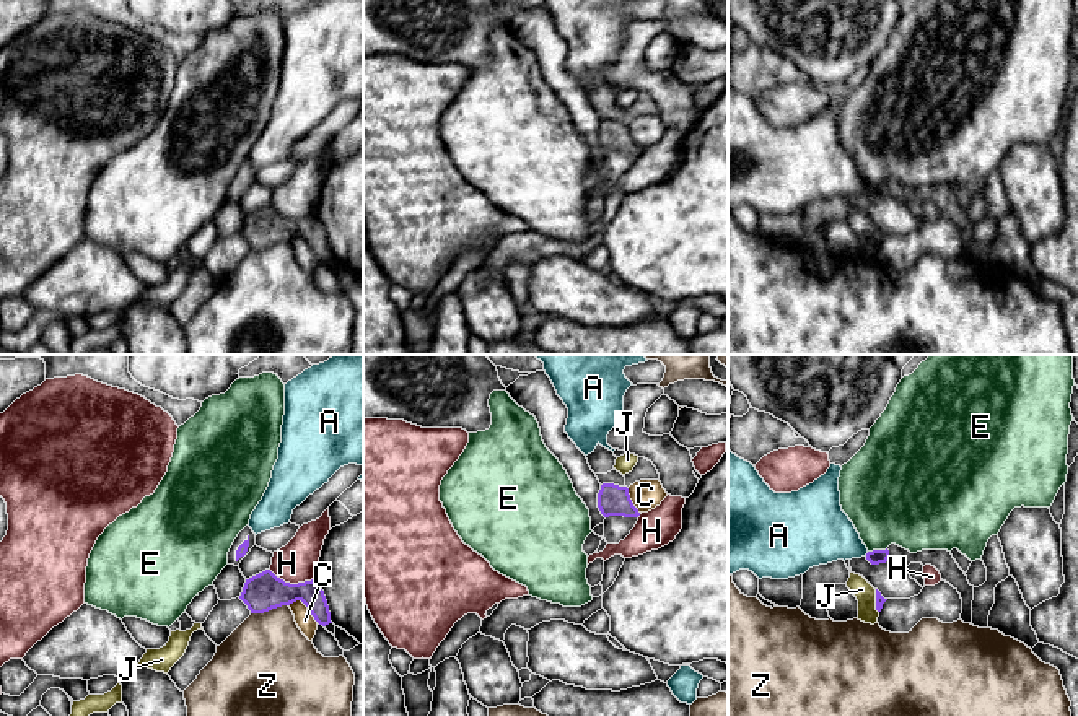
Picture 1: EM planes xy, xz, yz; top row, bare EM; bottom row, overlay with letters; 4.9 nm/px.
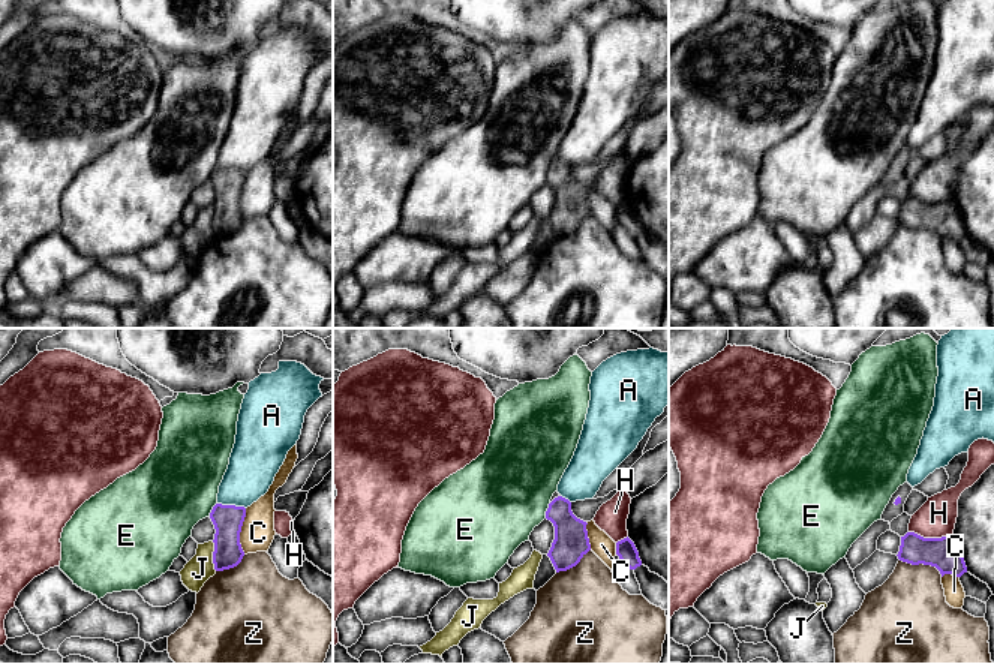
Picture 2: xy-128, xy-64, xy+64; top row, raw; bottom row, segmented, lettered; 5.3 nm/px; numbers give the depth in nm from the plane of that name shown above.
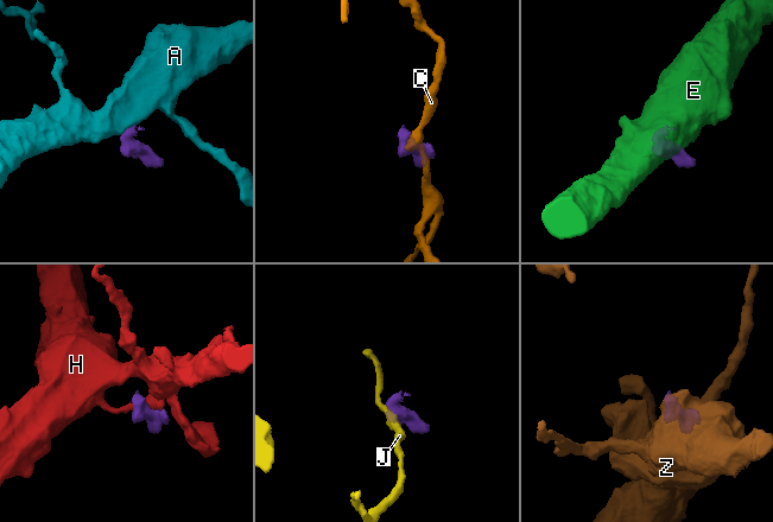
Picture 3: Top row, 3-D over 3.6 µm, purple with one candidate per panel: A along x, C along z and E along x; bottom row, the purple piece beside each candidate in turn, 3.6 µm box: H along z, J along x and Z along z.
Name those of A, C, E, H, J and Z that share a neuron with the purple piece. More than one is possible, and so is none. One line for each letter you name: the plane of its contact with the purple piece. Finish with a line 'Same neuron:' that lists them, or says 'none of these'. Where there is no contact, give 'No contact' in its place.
Same neuron: none of these

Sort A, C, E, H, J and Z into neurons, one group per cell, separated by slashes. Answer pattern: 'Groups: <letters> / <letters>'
Groups: A / C / E / H / J / Z

